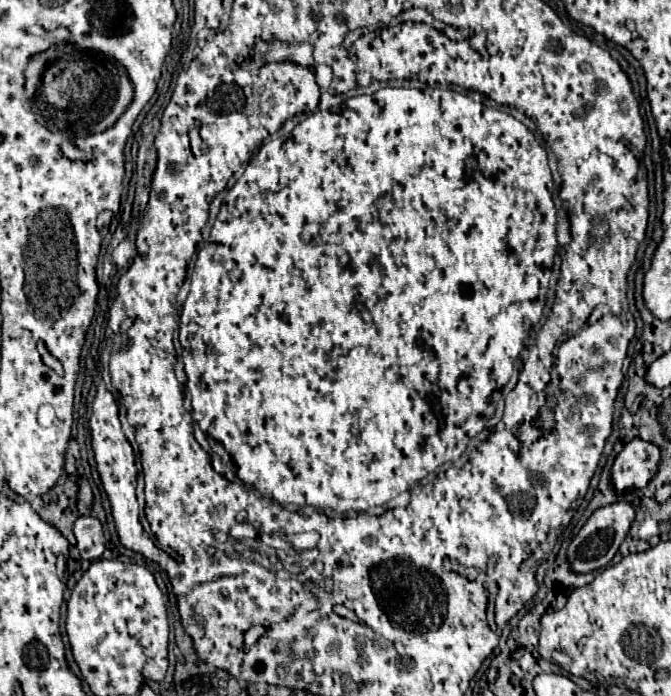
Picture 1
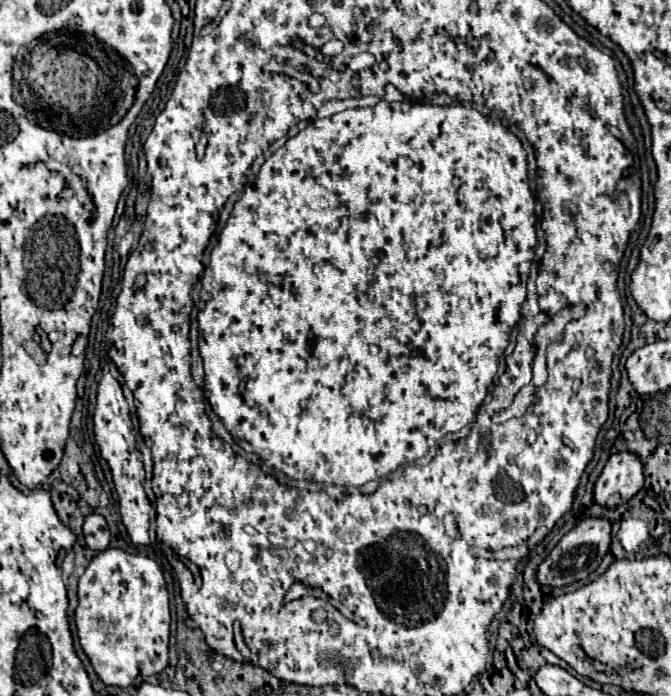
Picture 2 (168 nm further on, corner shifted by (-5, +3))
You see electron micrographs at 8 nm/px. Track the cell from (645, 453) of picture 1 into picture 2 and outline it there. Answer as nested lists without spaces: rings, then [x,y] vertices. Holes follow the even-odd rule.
[[[636,452],[610,456],[594,484],[594,502],[606,508],[628,502],[644,486],[644,462]]]

